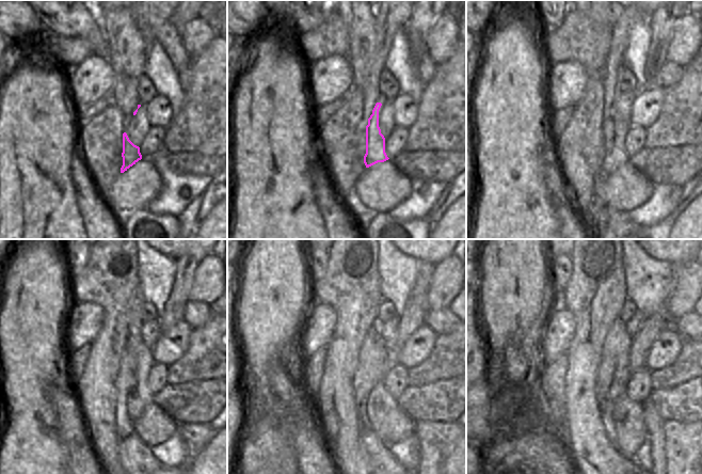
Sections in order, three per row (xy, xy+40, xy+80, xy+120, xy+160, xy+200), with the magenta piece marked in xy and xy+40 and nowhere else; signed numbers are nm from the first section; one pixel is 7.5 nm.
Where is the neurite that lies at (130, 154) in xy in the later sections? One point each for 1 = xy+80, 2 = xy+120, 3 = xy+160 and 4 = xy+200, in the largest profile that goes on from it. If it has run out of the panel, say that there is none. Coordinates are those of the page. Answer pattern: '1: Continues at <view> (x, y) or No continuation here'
1: Continues at xy+80 (615, 129)
2: Continues at xy+120 (140, 396)
3: Continues at xy+160 (379, 397)
4: Continues at xy+200 (623, 400)

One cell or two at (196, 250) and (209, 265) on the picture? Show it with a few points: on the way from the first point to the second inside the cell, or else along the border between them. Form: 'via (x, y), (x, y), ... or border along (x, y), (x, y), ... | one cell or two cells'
border along (212, 251), (197, 263) | two cells

